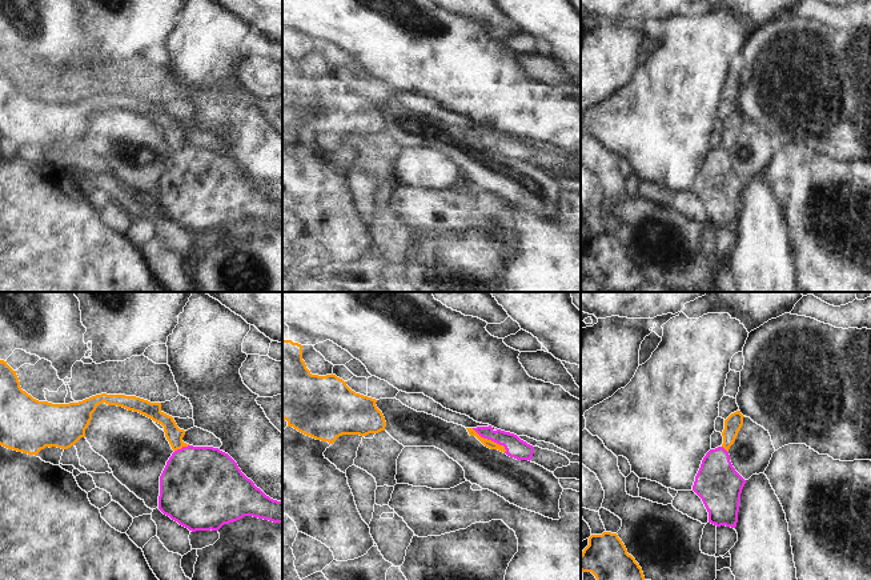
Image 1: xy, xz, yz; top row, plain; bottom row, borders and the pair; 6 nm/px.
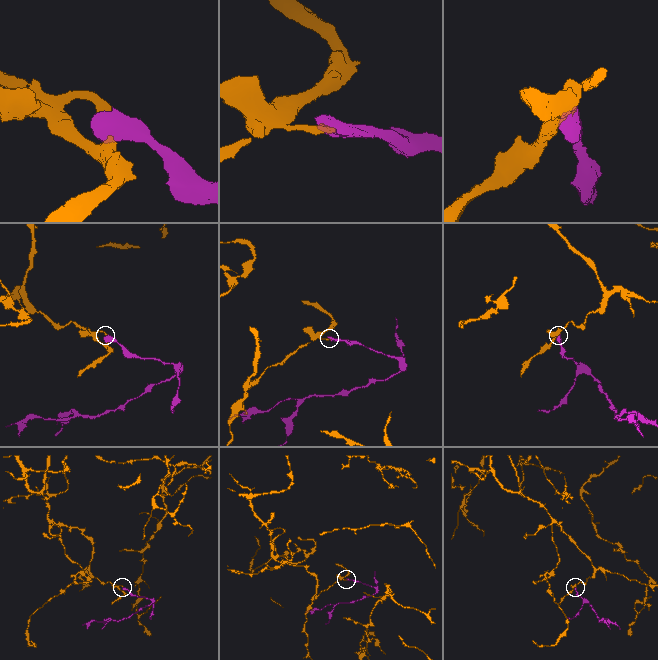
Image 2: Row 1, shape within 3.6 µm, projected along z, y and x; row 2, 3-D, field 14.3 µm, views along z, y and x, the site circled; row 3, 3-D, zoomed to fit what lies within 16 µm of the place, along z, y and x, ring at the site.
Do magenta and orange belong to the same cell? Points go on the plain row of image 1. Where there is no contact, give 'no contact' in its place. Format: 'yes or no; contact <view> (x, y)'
yes; contact xz (490, 140)

